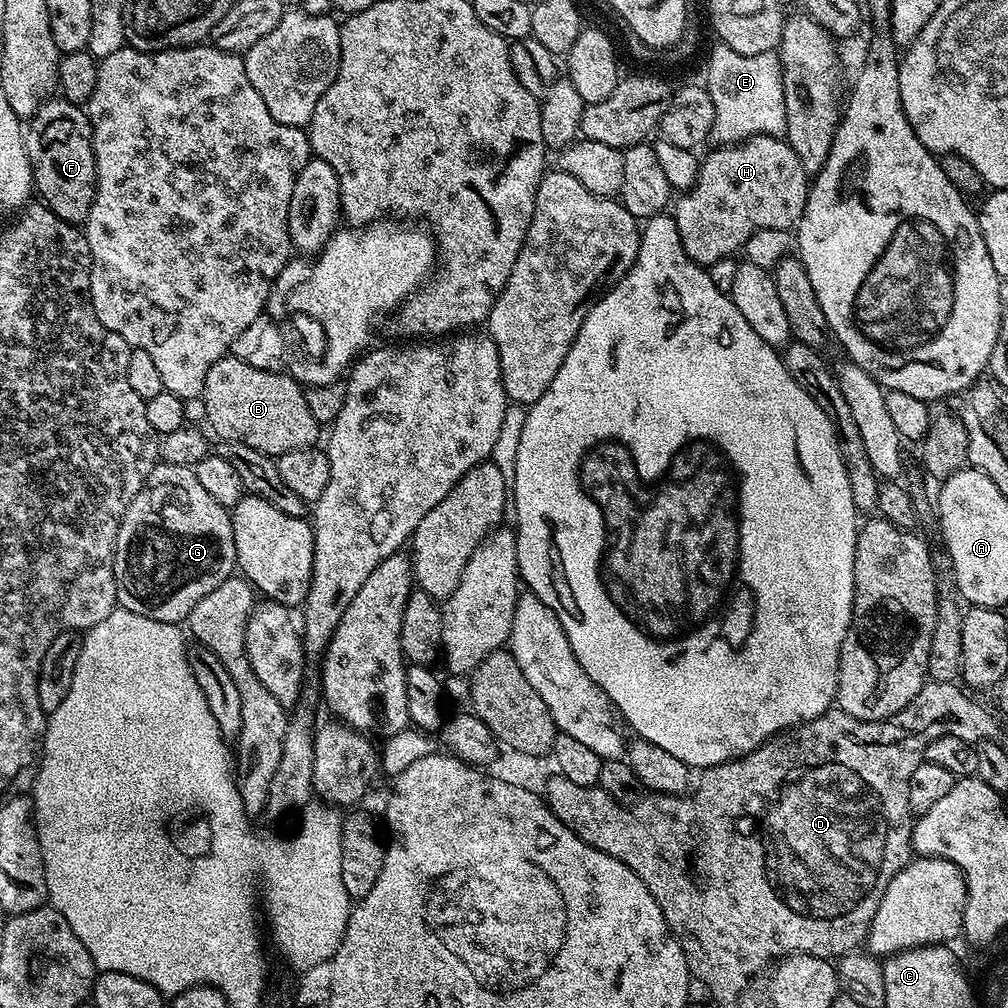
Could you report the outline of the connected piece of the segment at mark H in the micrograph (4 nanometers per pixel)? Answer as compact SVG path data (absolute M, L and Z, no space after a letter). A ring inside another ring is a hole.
M751 136L740 144L716 146L713 149L708 157L705 155L701 159L694 186L681 195L684 197L680 201L675 201L674 211L682 250L695 264L705 266L719 259L735 257L758 230L795 229L804 213L810 187L810 175L802 168L787 140L779 136Z

